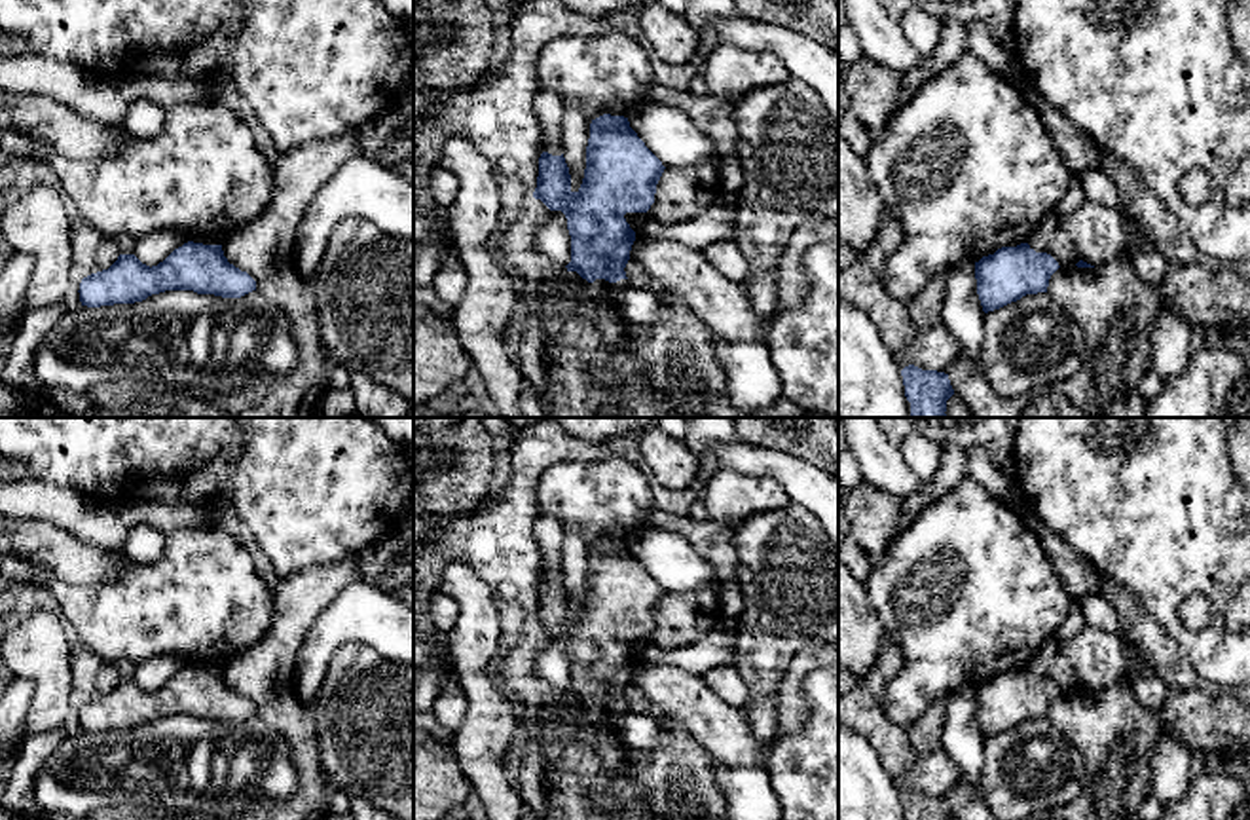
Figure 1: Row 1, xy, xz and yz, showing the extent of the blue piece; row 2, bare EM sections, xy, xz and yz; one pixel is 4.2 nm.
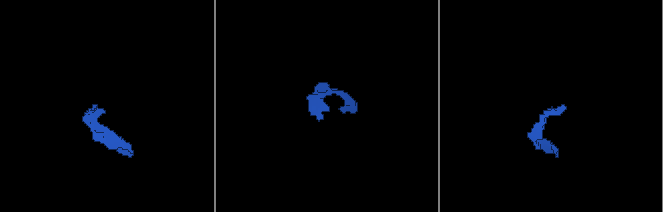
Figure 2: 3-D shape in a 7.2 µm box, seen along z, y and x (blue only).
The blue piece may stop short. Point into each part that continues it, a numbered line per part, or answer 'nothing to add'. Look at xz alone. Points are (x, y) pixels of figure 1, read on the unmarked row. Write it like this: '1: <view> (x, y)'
1: xz (573, 765)

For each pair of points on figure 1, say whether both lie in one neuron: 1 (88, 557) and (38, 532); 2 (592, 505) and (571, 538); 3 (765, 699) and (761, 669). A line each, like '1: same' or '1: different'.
1: same
2: different
3: same

